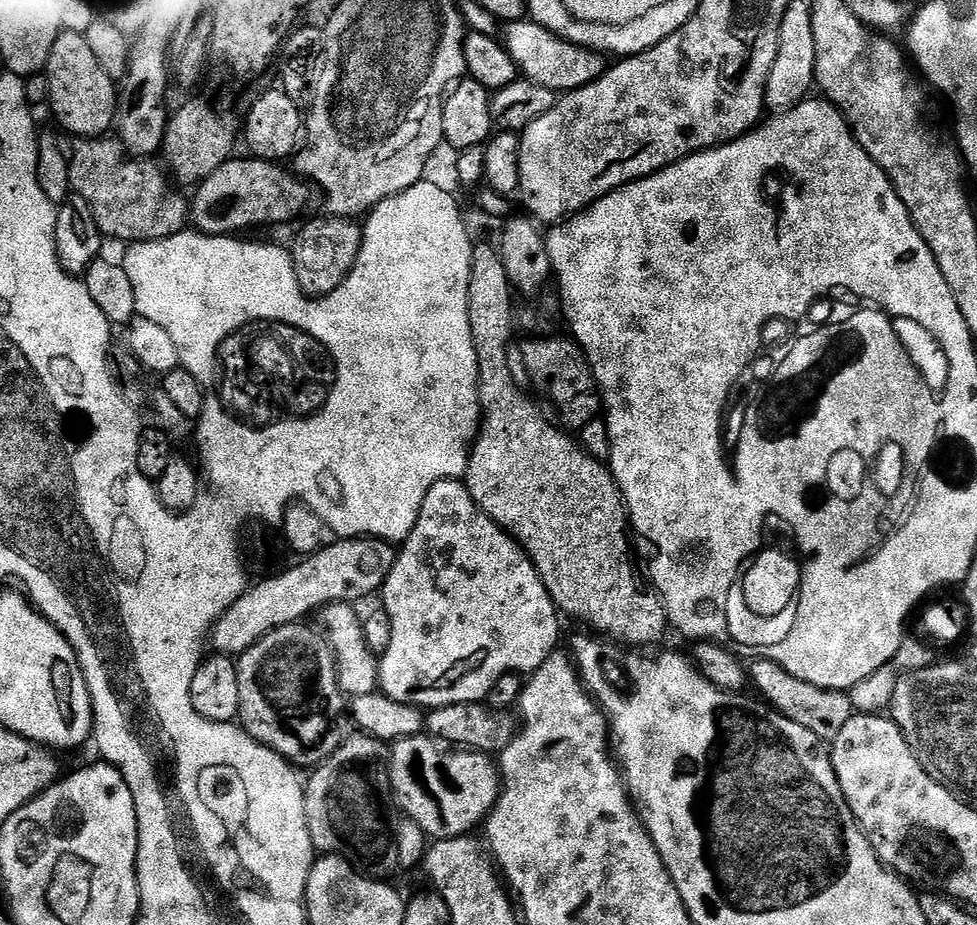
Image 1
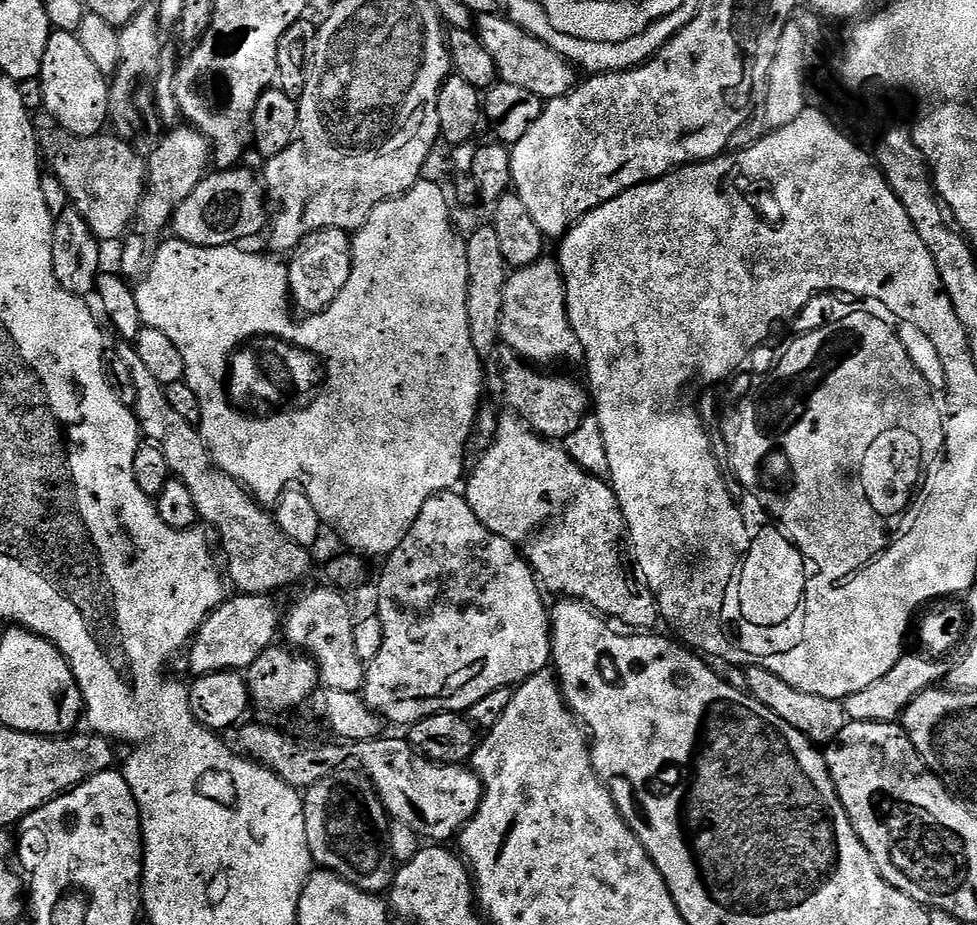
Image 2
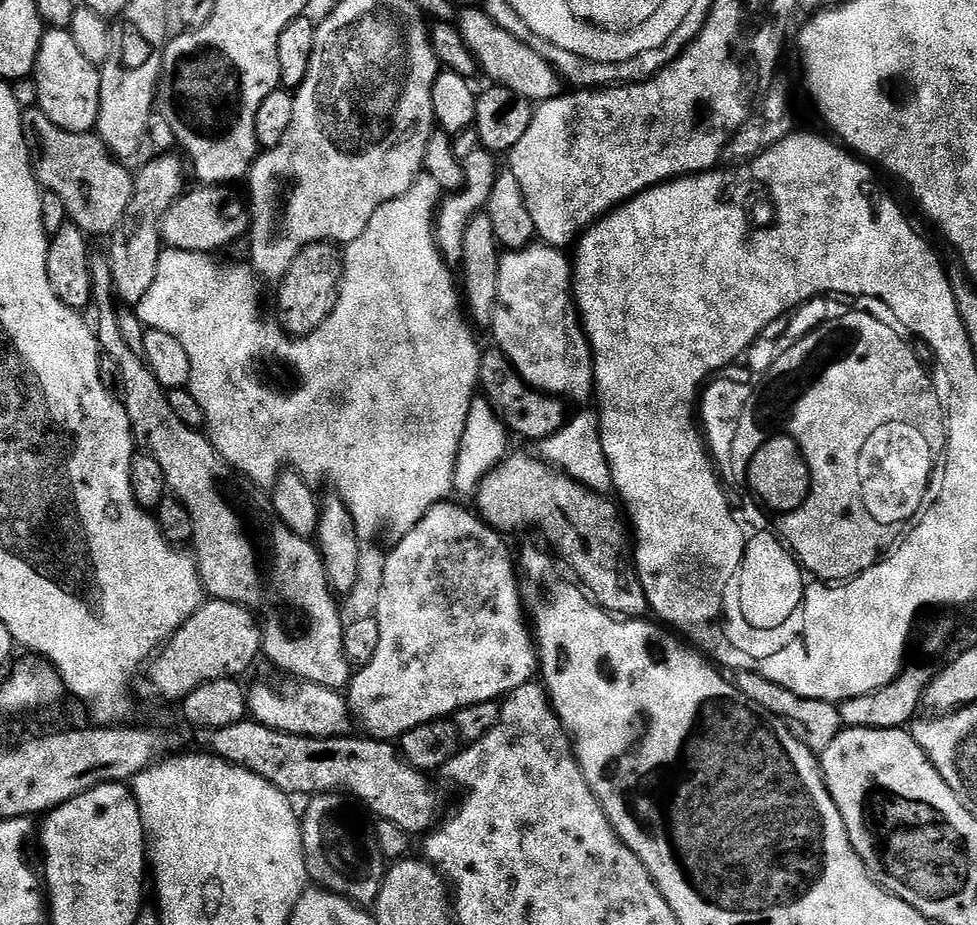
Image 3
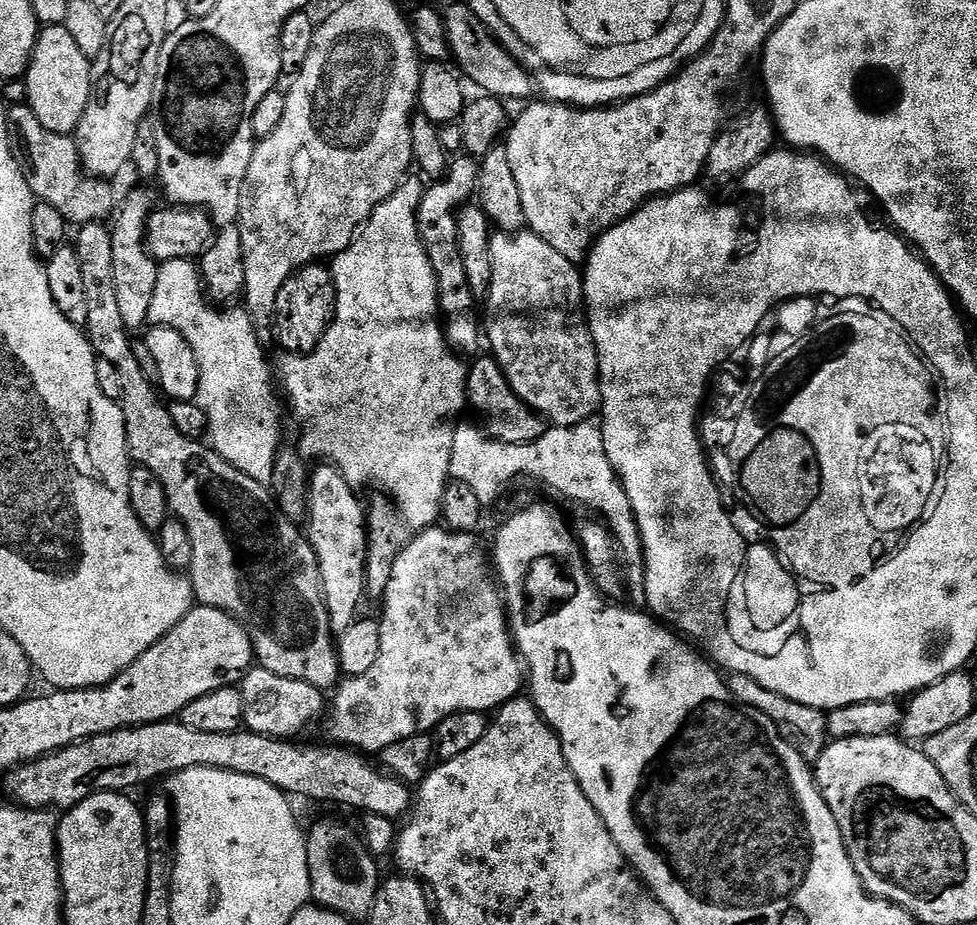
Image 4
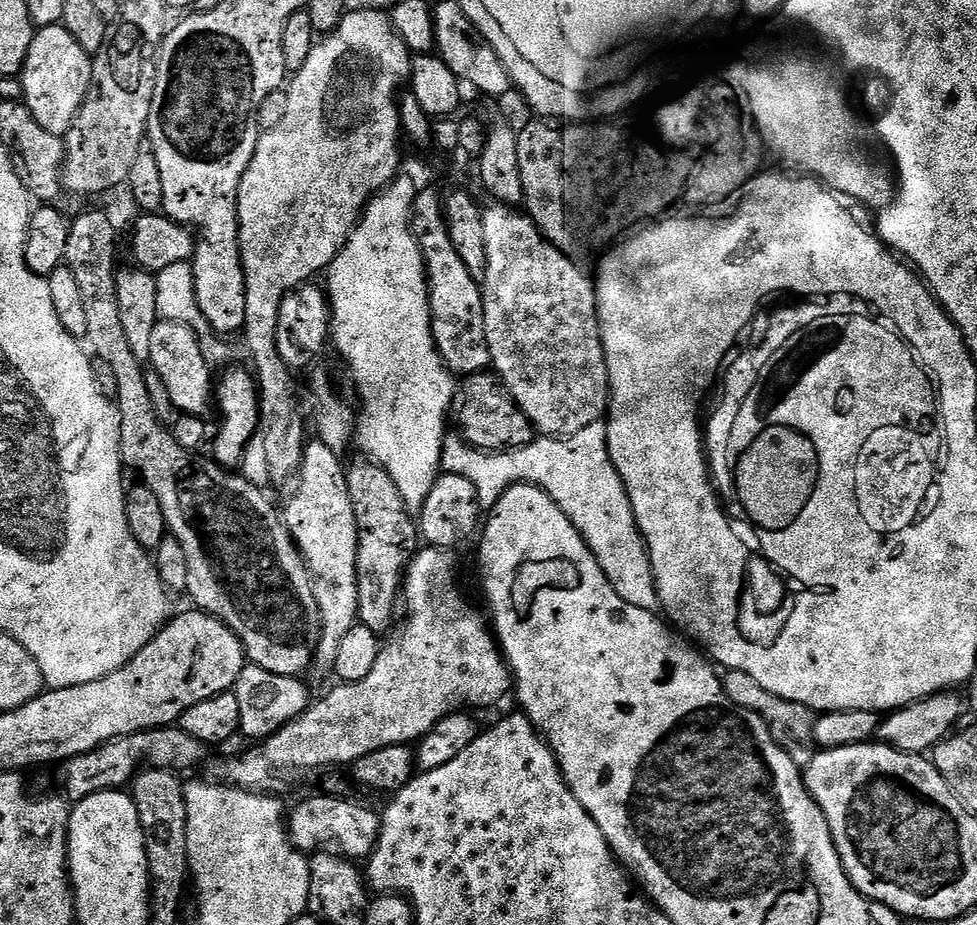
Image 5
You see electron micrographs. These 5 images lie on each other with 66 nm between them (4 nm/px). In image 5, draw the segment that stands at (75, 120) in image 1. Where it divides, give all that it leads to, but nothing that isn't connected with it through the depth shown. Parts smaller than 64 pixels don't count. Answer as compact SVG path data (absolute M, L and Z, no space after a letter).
M63 24L39 29L33 35L22 73L22 100L42 130L50 130L50 134L61 138L68 133L92 84L92 61L90 53L74 42Z

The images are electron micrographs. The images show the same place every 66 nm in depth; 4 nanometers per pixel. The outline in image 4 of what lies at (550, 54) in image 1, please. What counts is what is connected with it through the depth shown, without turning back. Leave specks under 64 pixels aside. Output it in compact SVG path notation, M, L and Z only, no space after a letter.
M471 3L452 4L448 9L443 9L442 15L451 59L456 59L455 67L469 85L477 84L481 93L505 102L529 99L527 96L531 94L532 88L534 92L533 73L500 45L492 31L478 18L478 14L474 14Z

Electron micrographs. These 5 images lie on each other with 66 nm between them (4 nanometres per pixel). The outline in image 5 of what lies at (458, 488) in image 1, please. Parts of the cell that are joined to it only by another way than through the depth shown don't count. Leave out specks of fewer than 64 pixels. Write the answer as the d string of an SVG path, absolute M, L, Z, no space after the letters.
M421 547L404 573L402 604L406 612L408 608L408 617L405 620L403 617L395 631L387 637L389 640L383 641L378 662L374 662L370 674L358 682L337 683L337 688L330 689L317 704L316 701L309 703L308 709L298 719L282 726L267 740L252 746L245 756L232 756L222 761L216 768L220 775L217 777L238 788L272 794L277 791L276 784L299 772L316 772L319 768L332 770L335 764L351 766L358 758L374 754L374 750L382 750L382 746L411 745L424 737L448 713L465 706L469 709L484 708L502 699L507 692L509 695L508 662L500 651L489 621L468 605L467 598L456 585L456 555L455 551L447 548Z

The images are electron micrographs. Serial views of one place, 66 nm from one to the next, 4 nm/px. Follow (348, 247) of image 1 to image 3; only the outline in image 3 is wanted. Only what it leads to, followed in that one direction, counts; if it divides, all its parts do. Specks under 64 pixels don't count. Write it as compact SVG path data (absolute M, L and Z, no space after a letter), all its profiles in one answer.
M307 244L290 262L290 270L286 270L284 279L279 281L280 293L276 296L276 312L278 323L288 336L308 336L334 310L340 297L340 280L344 277L344 262L342 252L334 244Z

